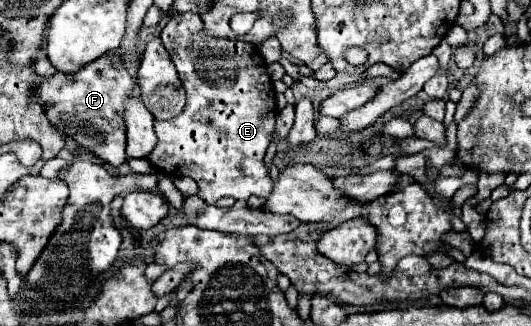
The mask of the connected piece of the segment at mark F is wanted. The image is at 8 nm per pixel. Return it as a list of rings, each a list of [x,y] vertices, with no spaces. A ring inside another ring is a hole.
[[[102,56],[84,66],[74,78],[56,72],[52,78],[44,78],[38,96],[44,100],[48,120],[76,142],[84,152],[92,152],[118,168],[126,162],[126,126],[124,126],[124,102],[132,94],[132,78],[126,70],[116,70],[118,56]]]

